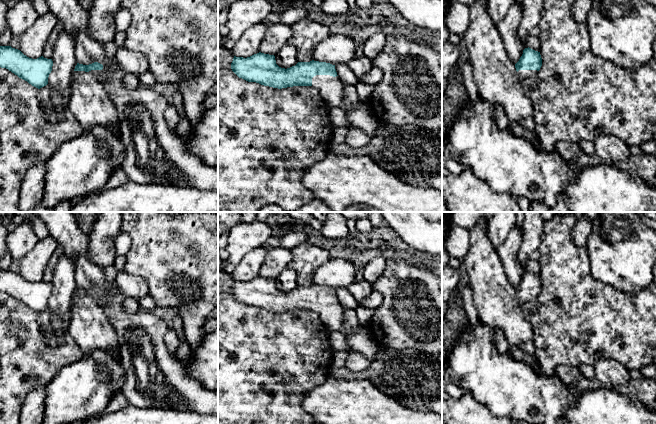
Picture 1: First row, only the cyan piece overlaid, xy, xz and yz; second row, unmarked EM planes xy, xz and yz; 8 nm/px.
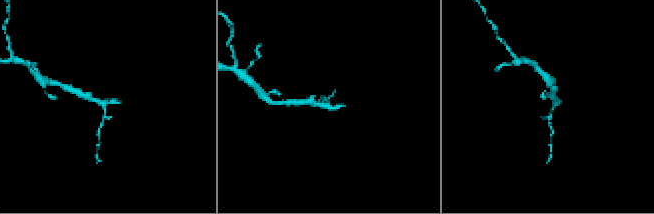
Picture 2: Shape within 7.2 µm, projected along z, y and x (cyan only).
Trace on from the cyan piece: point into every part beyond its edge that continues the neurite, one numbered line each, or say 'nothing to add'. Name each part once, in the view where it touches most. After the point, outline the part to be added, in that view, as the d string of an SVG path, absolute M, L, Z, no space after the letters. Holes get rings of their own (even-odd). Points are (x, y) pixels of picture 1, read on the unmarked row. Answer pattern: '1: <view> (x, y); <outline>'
1: xz (331, 313); M316 299L312 302L312 310L320 315L321 321L329 331L341 332L345 335L351 351L364 355L370 363L376 358L378 345L369 327L360 326L351 334L345 334L343 325L344 310L338 300Z

